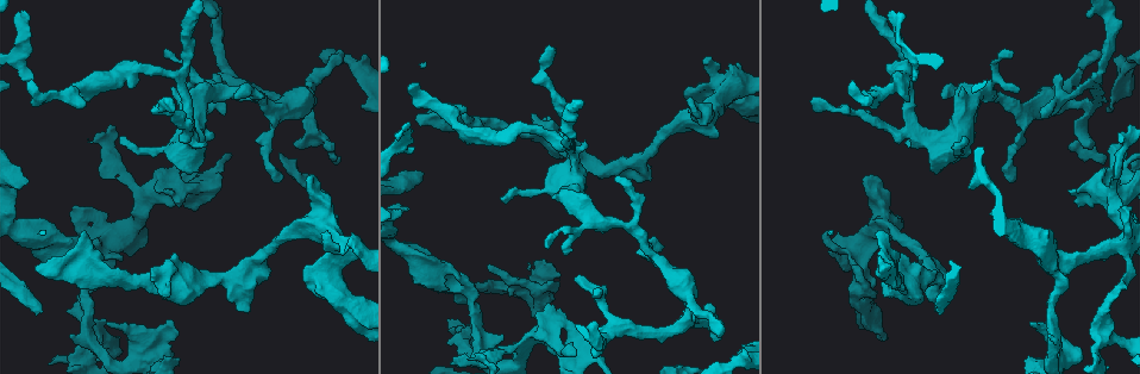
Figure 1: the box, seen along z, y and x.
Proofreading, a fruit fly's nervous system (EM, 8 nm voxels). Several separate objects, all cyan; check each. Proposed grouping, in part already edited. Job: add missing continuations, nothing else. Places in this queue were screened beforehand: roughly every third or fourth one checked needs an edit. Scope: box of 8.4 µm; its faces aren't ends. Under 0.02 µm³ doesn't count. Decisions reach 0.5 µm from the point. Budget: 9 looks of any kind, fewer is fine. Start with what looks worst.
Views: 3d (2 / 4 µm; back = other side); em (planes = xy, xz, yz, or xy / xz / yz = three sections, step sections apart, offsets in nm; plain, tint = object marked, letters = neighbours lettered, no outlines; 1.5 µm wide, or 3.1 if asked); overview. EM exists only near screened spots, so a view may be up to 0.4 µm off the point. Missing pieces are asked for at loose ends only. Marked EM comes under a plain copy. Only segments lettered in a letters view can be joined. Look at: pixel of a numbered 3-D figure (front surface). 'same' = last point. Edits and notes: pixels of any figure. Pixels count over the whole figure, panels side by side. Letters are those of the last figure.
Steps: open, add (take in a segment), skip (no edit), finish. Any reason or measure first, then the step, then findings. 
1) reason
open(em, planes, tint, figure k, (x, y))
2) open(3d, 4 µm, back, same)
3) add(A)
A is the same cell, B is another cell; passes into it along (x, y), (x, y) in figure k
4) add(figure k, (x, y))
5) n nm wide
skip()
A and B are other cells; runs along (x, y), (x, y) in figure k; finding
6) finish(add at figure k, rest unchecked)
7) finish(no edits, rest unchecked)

free end
open(em, planes, letters, figure 1, (412, 83))

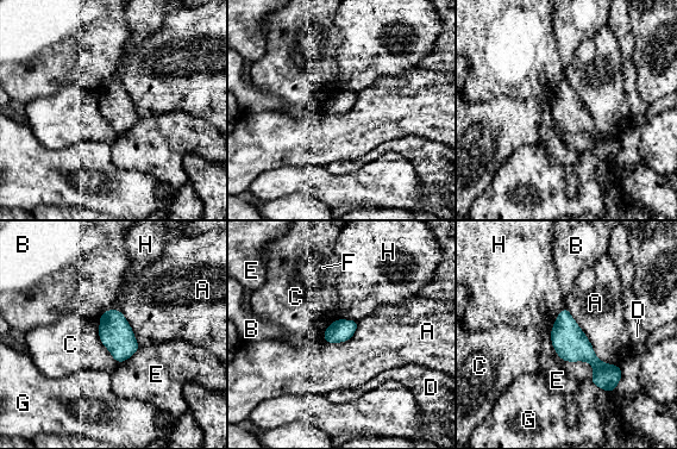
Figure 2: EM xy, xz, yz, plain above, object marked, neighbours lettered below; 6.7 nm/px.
150 nm wide
skip()
A, B, C, D, E, F, G and H are other cells; border along (550, 329), (590, 379) in figure 2; none of them fits

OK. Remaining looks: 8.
branch stops here
open(3d, 2 µm, figure 1, (281, 180))

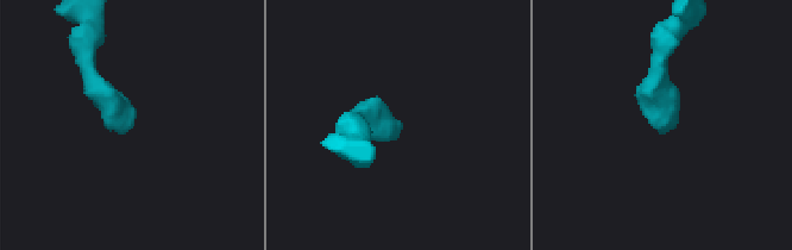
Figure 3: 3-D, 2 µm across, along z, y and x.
open(em, planes, letters, figure 3, (672, 127))

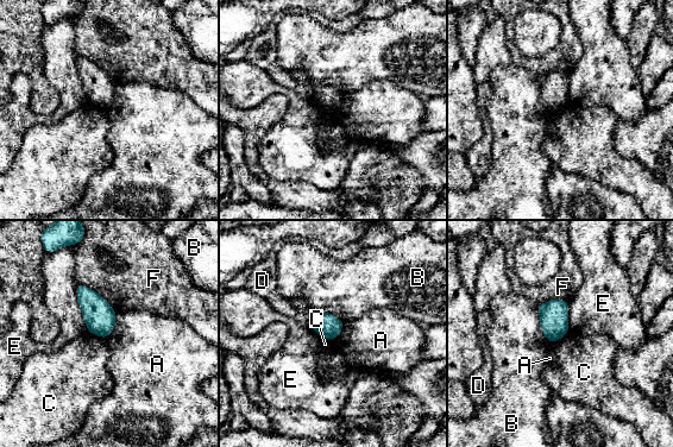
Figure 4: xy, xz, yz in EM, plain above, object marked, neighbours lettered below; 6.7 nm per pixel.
skip()
A, B, C, D, E and F are other cells; none of them fits

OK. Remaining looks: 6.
branch stops here
open(em, planes, tint, figure 1, (294, 145))

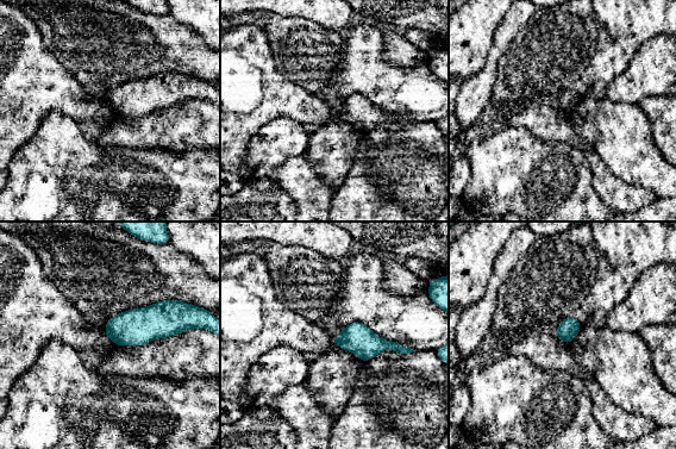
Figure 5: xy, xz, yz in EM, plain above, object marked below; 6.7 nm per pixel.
open(em, planes, letters, same)

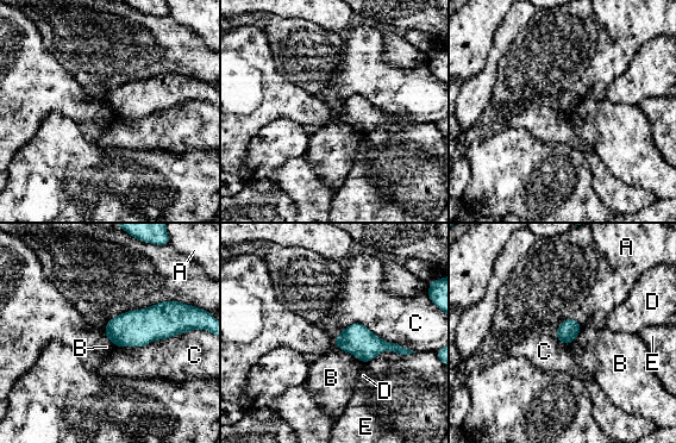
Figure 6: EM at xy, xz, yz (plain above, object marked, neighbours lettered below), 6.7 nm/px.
140 nm wide; C touches over 500 nm
skip()
A, B, C, D and E are other cells; none of them fits

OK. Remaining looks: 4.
branch stops here
open(em, planes, letters, figure 1, (560, 311))

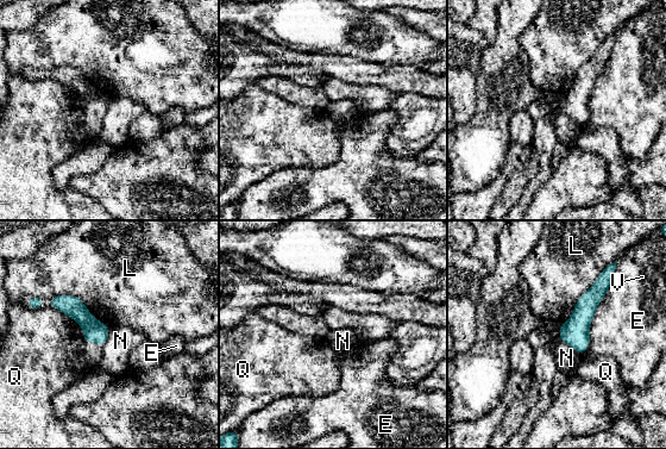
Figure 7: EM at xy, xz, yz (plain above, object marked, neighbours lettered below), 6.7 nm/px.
skip()
E, L, N, Q and V are other cells; border along (558, 328), (560, 338), (580, 354) in figure 7; none of them fits

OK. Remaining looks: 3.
finish(no edits, rest unchecked)

